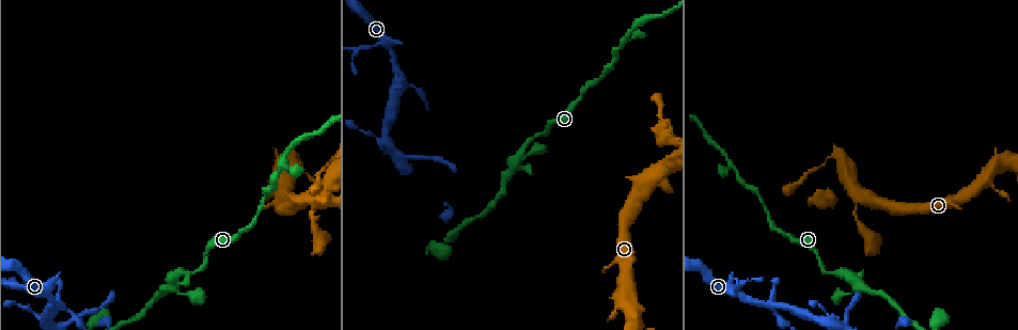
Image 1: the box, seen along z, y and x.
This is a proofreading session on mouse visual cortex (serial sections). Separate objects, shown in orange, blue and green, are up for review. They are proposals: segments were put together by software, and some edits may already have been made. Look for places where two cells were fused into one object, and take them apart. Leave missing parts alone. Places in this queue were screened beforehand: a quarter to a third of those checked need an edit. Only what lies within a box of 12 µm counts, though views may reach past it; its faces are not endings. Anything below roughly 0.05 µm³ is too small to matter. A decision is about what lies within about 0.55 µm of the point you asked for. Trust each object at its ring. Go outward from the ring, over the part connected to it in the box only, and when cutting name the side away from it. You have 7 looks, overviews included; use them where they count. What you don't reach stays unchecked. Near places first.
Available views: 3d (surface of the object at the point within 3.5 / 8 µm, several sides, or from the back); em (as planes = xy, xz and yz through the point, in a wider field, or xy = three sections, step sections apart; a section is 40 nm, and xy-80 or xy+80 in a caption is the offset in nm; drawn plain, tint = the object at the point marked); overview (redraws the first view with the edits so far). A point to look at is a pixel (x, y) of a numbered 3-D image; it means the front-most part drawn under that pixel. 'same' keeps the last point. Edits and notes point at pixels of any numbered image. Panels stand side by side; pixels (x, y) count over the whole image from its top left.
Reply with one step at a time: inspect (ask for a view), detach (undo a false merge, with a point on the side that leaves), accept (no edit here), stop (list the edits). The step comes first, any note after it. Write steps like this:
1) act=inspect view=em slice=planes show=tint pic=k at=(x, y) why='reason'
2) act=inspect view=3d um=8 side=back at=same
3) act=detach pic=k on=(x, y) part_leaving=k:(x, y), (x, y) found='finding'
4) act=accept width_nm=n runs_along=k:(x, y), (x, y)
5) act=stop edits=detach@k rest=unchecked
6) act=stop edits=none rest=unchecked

act=inspect view=3d um=3.5 pic=1 at=(766, 307) why='a narrow waist'

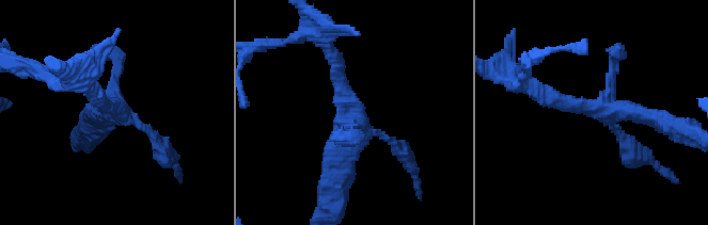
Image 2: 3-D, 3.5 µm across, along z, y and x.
act=inspect view=em slice=planes show=tint pic=2 at=(346, 120) why='need the tissue'

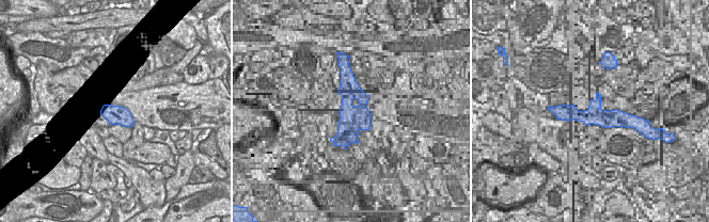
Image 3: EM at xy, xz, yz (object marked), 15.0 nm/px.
act=accept runs_along=2:(535, 87), (664, 124) found='continuous, no second cell'

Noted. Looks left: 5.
act=inspect view=3d um=3.5 pic=1 at=(514, 168) why='abrupt turn'

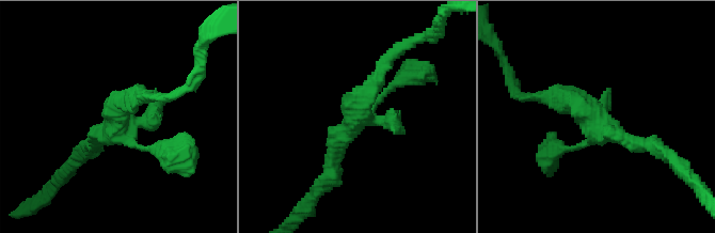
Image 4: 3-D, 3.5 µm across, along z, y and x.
act=inspect view=em slice=planes show=tint pic=4 at=(597, 122)

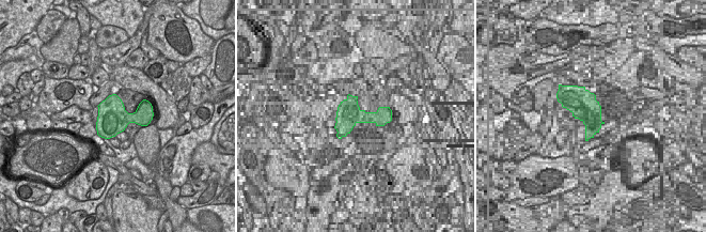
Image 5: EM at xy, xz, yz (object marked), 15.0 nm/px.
act=accept runs_along=4:(381, 65), (332, 150), (329, 177) found='one cell here'

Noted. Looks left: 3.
act=inspect view=3d um=8 pic=1 at=(312, 197) why='branch point'

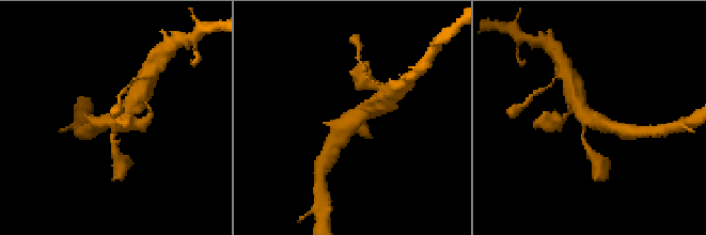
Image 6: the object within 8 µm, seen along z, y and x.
act=inspect view=3d um=3.5 pic=6 at=(114, 121) why='zoom in'

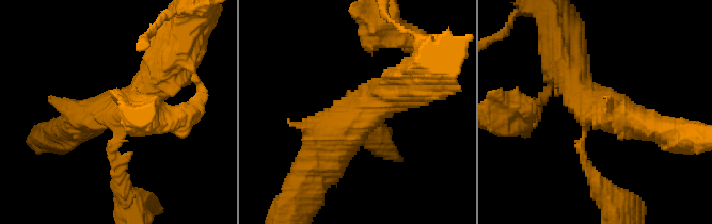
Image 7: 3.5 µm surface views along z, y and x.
act=inspect view=em slice=xy step=1 show=tint pic=7 at=(358, 113) arms=3 arm_widths_nm=150,450,500 why='now the EM'

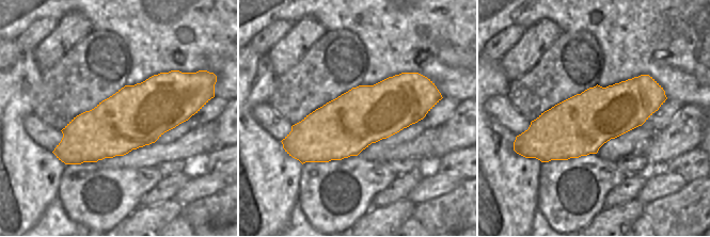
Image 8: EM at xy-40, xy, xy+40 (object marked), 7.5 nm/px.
act=accept runs_along=7:(320, 163), (327, 139), (412, 88) found='continuous, no second cell'

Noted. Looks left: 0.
act=stop edits=none rest=unchecked

